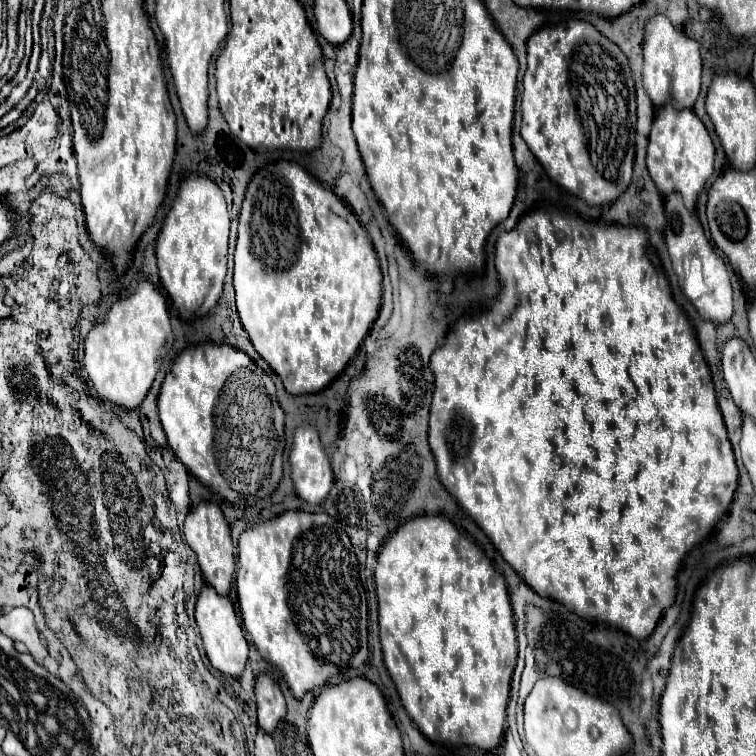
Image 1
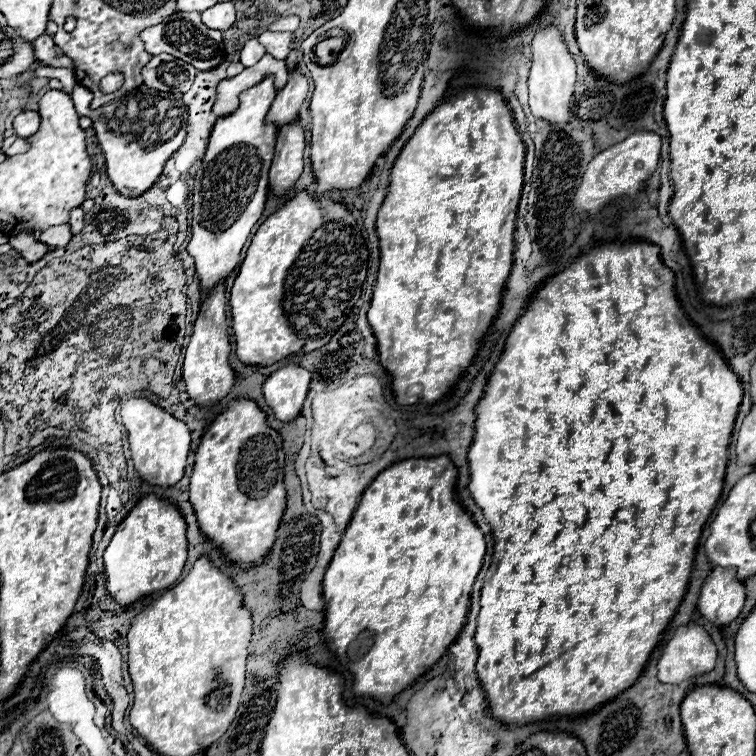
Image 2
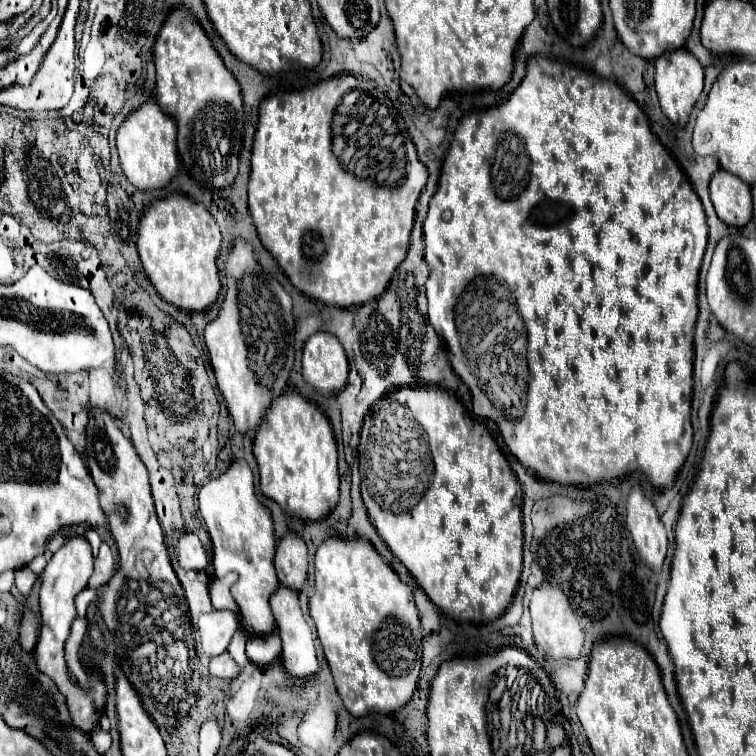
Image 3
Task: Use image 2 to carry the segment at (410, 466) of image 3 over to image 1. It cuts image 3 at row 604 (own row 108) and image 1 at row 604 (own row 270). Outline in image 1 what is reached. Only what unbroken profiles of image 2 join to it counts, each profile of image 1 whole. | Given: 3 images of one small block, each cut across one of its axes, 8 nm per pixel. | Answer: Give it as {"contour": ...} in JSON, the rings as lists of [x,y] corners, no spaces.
{"contour":[[[414,516],[406,520],[394,534],[390,534],[378,554],[378,564],[374,570],[376,580],[376,594],[378,594],[378,622],[380,622],[380,644],[384,654],[384,664],[388,668],[388,674],[392,682],[396,684],[396,690],[400,694],[402,706],[406,708],[408,716],[414,720],[418,730],[426,736],[426,740],[446,746],[476,746],[486,752],[496,754],[502,742],[504,734],[504,722],[506,722],[506,706],[508,706],[508,692],[510,692],[510,680],[518,658],[518,644],[516,644],[516,632],[514,632],[514,618],[512,618],[512,606],[508,600],[508,590],[504,578],[496,572],[494,564],[484,556],[484,552],[462,536],[462,532],[444,516]]]}

